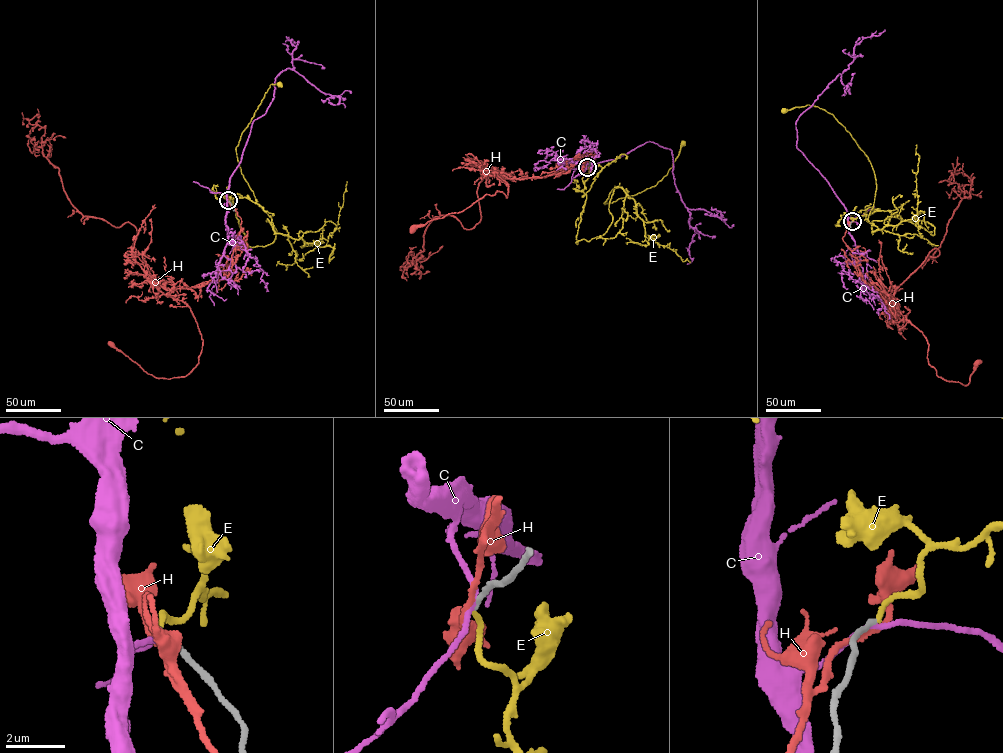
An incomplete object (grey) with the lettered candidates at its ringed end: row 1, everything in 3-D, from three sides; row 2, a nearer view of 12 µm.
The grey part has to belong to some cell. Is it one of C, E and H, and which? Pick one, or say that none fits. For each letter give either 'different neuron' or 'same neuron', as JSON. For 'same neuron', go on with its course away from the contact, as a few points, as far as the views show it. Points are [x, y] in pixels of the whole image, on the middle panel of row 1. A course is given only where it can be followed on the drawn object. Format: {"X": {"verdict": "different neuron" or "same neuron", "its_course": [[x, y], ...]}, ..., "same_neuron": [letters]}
{"C": {"verdict": "different neuron"}, "E": {"verdict": "same neuron", "its_course": [[587, 167], [577, 244], [607, 230], [618, 186], [612, 189], [604, 204], [655, 185], [684, 142]]}, "H": {"verdict": "different neuron"}, "same_neuron": ["E"]}

